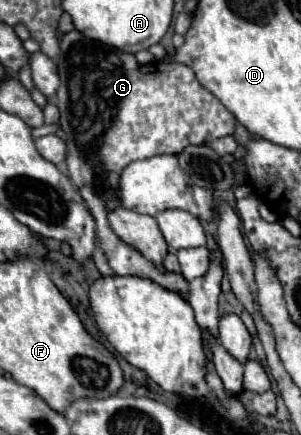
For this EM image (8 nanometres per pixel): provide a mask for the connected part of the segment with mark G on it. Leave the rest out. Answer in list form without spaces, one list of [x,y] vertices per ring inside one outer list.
[[[79,31],[65,33],[61,39],[61,57],[59,57],[59,77],[61,87],[57,91],[57,107],[61,111],[61,127],[67,133],[67,169],[69,177],[75,187],[81,191],[81,197],[89,205],[95,221],[97,221],[97,235],[101,239],[103,251],[109,257],[109,265],[117,275],[141,275],[151,277],[155,283],[163,285],[165,289],[177,291],[183,299],[187,299],[187,281],[179,273],[161,273],[157,267],[145,259],[139,251],[123,243],[109,227],[107,211],[119,207],[117,199],[117,183],[123,167],[135,159],[147,159],[153,153],[163,155],[177,155],[187,145],[201,145],[213,139],[233,135],[235,131],[235,117],[225,111],[219,99],[213,93],[203,89],[193,75],[193,71],[177,61],[155,61],[149,65],[139,65],[135,55],[121,53],[115,47],[103,45],[99,41],[83,37]]]

